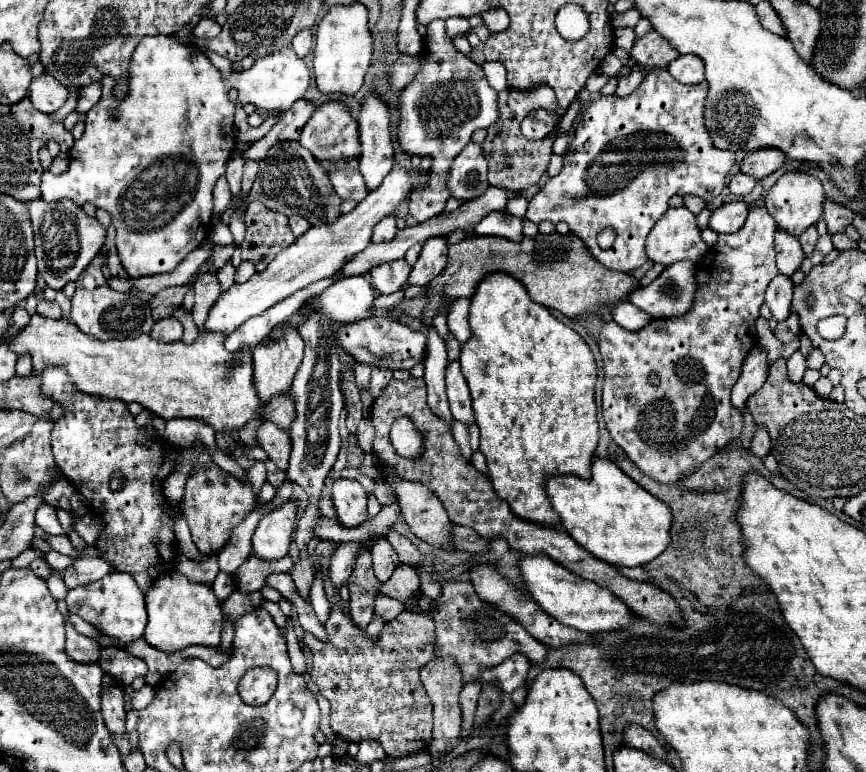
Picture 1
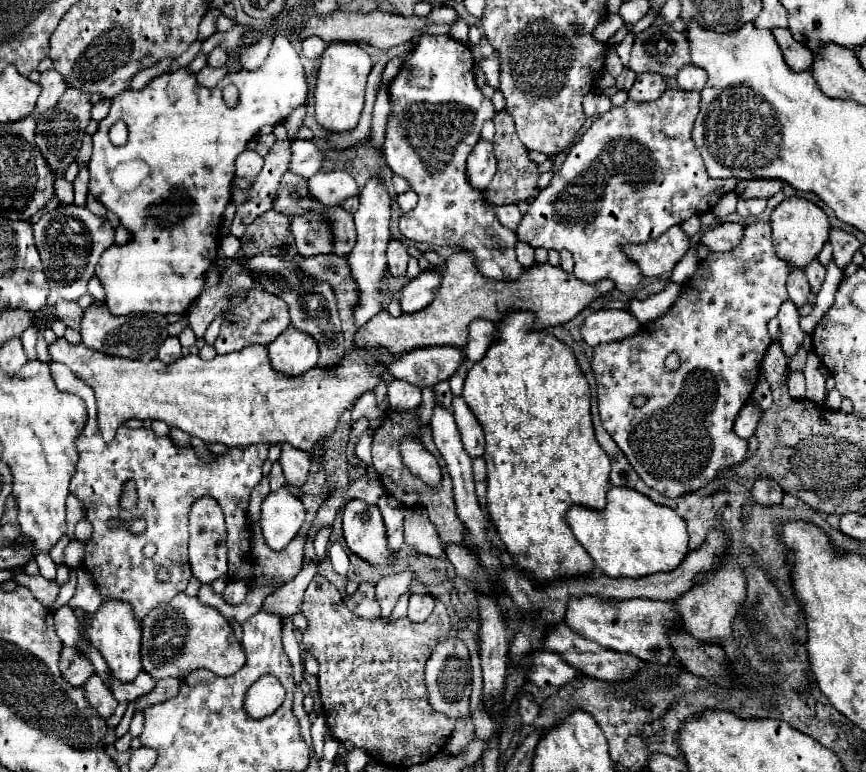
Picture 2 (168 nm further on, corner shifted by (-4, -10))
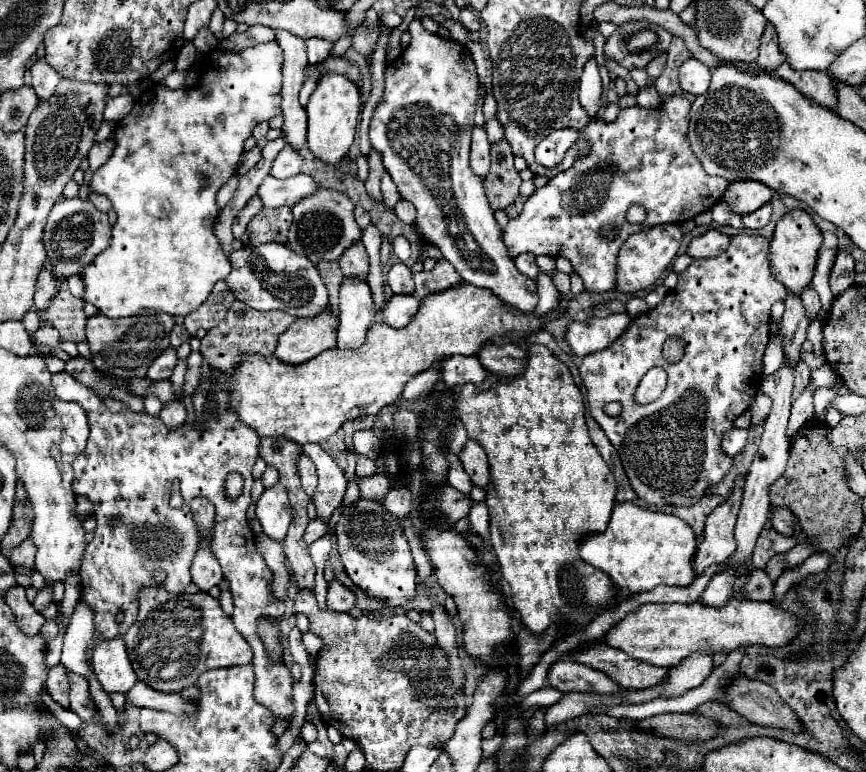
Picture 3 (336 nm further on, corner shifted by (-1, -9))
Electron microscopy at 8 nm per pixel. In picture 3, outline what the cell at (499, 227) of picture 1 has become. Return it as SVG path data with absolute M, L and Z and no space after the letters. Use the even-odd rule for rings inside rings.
M522 253L522 255L518 255L518 259L514 259L514 261L516 261L516 267L518 267L520 273L524 273L524 275L528 275L528 277L532 277L532 279L538 275L538 265L536 265L536 257L534 257L534 255Z

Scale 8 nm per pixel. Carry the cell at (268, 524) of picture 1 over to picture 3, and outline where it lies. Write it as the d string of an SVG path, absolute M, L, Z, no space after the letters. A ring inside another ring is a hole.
M280 483L266 489L260 495L256 503L256 517L262 525L262 531L270 539L282 541L286 537L286 531L292 523L292 511L290 511L286 489Z

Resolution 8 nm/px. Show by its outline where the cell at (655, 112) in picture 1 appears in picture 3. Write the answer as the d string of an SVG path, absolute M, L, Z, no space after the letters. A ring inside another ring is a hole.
M670 95L664 105L656 109L646 109L640 105L620 109L618 117L608 123L602 117L592 119L588 127L580 131L580 139L588 141L588 153L580 155L574 165L556 177L552 177L542 189L526 199L524 211L504 227L504 241L508 245L510 257L520 255L522 251L534 255L566 257L574 273L578 273L588 291L612 291L616 289L616 257L620 245L634 233L642 229L664 225L664 223L682 223L694 219L702 211L718 203L728 187L728 181L722 177L710 177L704 173L696 155L692 153L686 131L688 131L688 111L690 101L682 95ZM632 205L642 205L646 209L644 223L626 223L626 213ZM610 223L618 227L618 233L610 239L602 235L602 227Z

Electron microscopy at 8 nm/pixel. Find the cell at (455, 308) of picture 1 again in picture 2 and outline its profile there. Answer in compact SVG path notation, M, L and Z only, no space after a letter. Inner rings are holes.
M473 320L469 326L469 340L463 352L471 362L477 362L479 358L485 356L489 346L495 342L497 336L497 326L489 320Z

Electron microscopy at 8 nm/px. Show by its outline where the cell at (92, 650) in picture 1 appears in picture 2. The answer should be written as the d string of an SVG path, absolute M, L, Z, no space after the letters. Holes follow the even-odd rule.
M63 646L61 650L61 658L59 658L59 670L63 674L63 678L73 684L73 686L83 686L85 680L89 680L89 676L93 676L93 664L85 658L79 656L73 648Z

